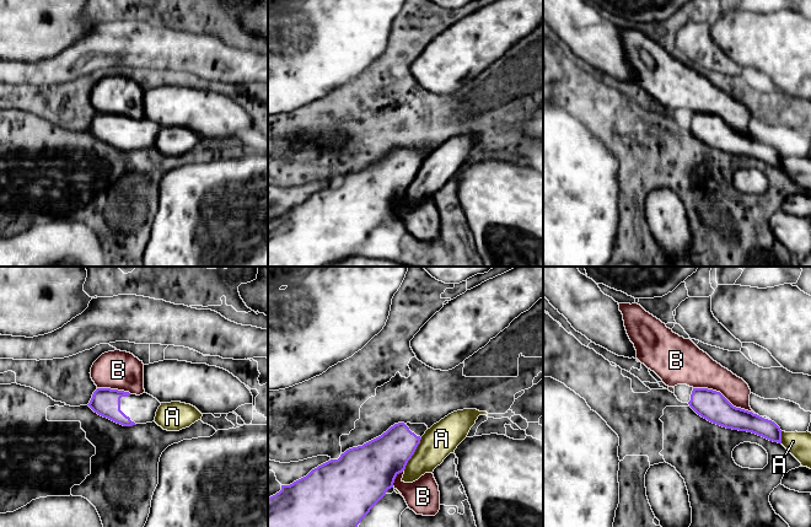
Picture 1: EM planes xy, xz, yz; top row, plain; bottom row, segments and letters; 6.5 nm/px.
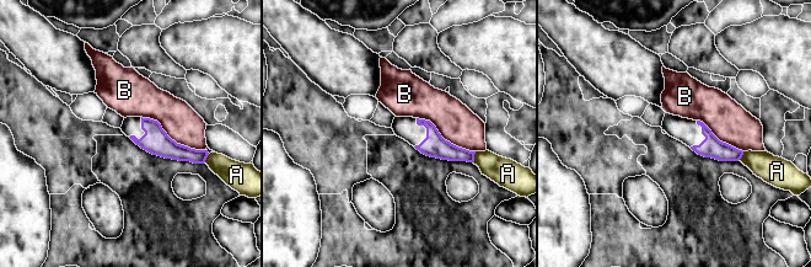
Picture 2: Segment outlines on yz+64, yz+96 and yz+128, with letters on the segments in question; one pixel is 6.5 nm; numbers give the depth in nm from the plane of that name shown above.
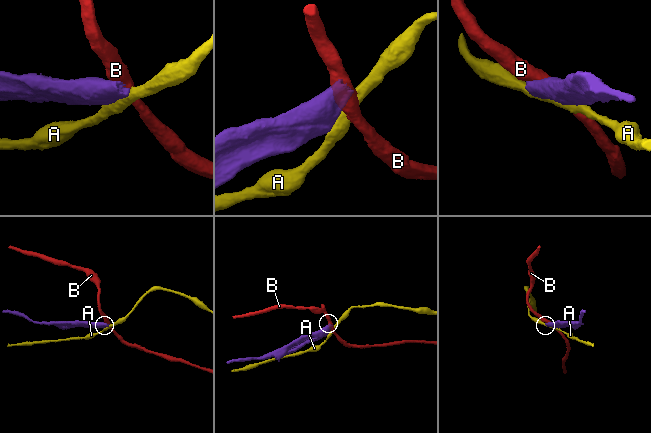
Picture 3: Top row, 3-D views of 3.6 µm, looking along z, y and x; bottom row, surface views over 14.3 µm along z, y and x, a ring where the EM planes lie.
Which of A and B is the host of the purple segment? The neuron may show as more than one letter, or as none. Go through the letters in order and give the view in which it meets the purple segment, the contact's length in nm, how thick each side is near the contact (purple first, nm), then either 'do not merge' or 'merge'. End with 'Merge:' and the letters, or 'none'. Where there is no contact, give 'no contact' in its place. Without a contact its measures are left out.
A: contact in xz; length 240 nm; calibres 300 and 220 nm; do not merge
B: contact in yz; length 420 nm; calibres 190 and 240 nm; do not merge
Merge: none

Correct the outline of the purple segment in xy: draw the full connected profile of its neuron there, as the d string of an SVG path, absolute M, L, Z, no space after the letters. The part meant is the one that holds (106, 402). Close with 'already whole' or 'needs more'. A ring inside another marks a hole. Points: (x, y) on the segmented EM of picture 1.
M97 388L90 403L87 404L95 413L107 418L123 426L133 426L136 424L152 423L156 416L156 412L161 403L147 393L140 396L130 394L129 392L111 389L111 388Z; needs more

